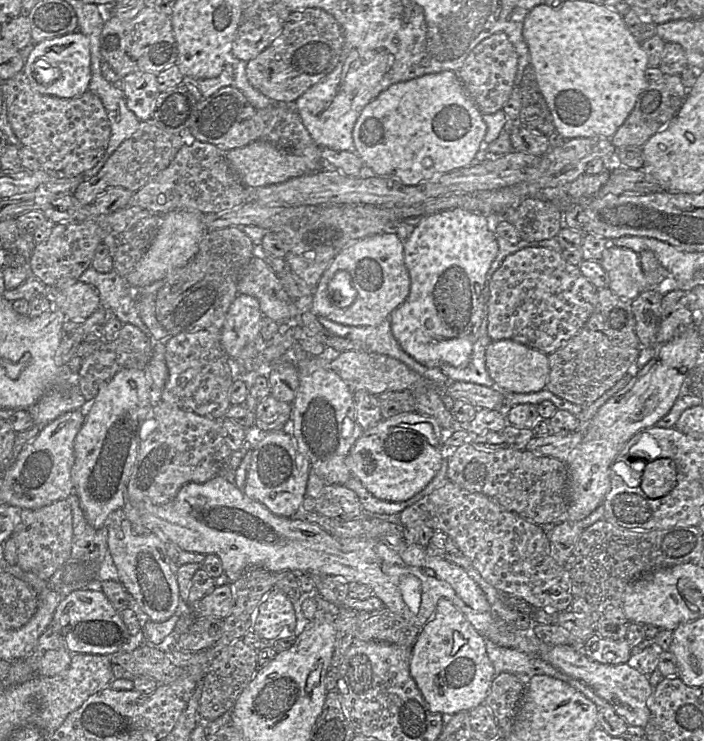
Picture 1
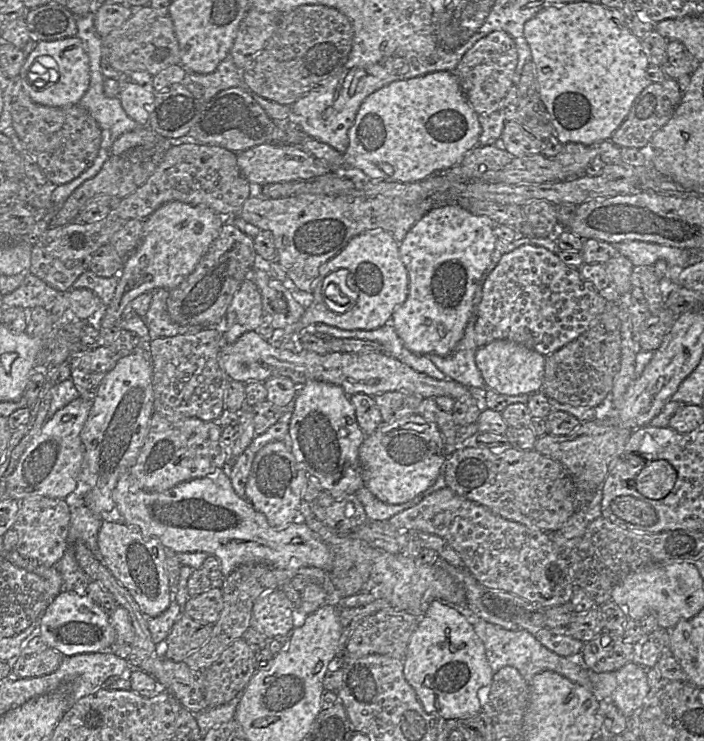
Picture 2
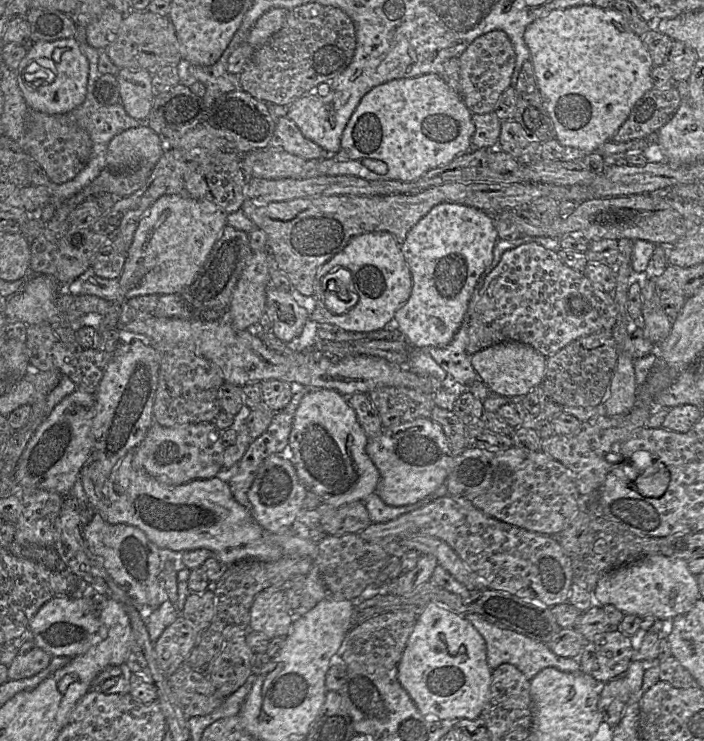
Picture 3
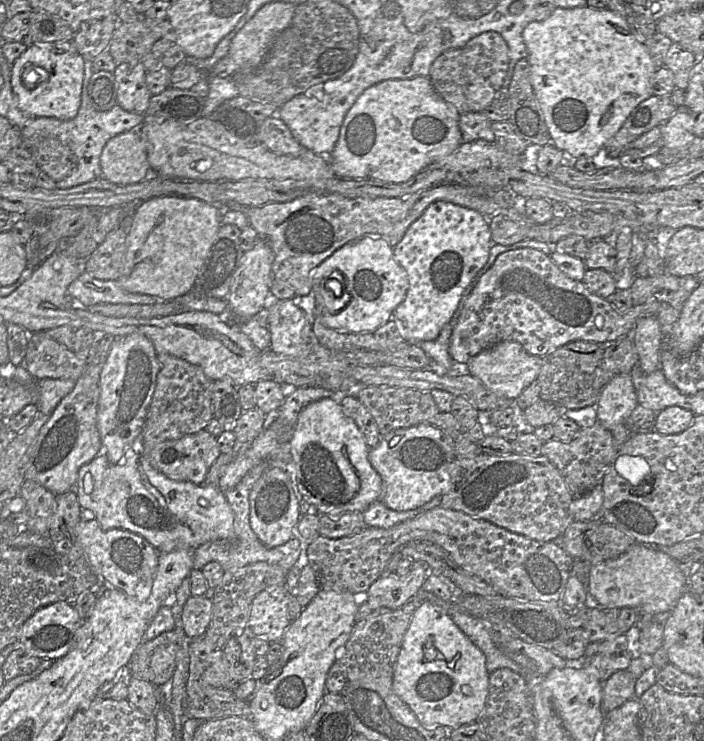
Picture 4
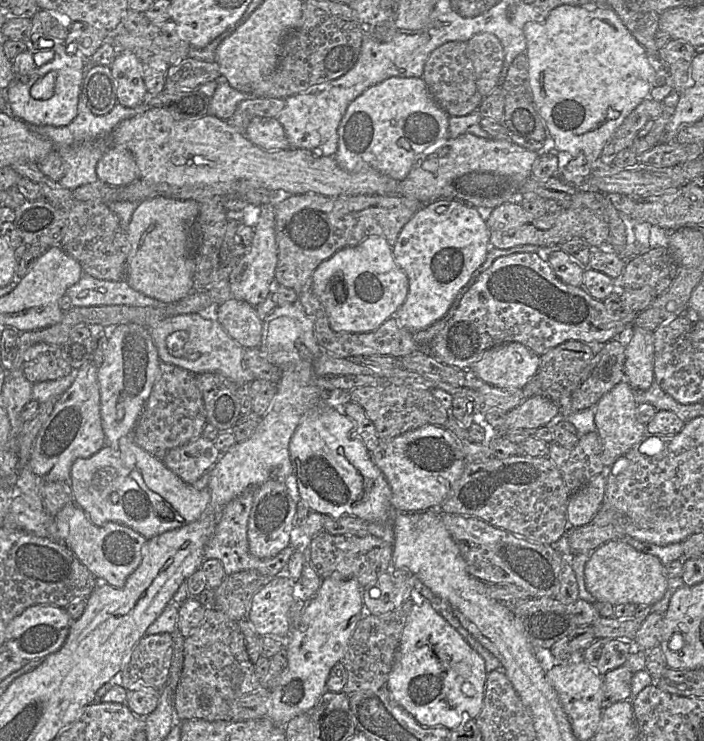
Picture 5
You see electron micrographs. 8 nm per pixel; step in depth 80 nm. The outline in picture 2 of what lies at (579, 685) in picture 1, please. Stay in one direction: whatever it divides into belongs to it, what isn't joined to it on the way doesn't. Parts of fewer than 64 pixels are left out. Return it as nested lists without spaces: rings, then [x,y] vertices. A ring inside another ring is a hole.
[[[479,619],[473,627],[484,644],[486,658],[493,673],[504,666],[512,666],[529,684],[534,675],[543,671],[553,671],[594,694],[594,686],[589,678],[589,669],[581,662],[581,656],[560,656],[546,648],[526,630],[508,630],[482,619]]]

